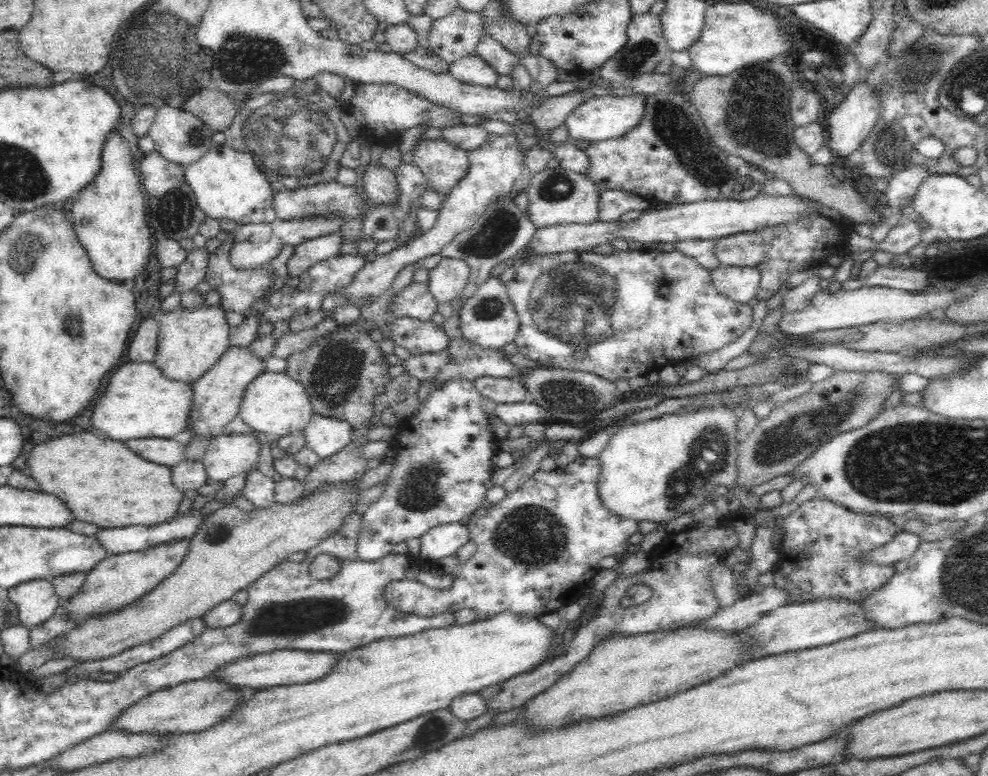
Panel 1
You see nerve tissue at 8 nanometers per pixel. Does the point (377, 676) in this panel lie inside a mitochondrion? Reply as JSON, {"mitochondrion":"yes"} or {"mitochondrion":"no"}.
{"mitochondrion":"no"}

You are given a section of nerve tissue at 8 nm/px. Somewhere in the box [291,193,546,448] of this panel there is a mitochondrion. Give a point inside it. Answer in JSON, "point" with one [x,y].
{"point":[335,372]}

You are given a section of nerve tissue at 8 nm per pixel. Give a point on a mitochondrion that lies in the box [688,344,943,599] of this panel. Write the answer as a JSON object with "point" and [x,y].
{"point":[792,436]}

